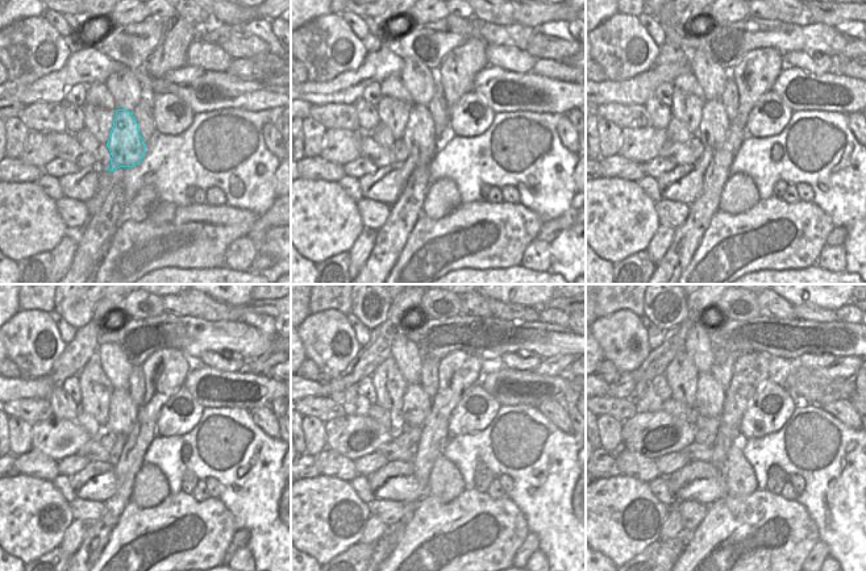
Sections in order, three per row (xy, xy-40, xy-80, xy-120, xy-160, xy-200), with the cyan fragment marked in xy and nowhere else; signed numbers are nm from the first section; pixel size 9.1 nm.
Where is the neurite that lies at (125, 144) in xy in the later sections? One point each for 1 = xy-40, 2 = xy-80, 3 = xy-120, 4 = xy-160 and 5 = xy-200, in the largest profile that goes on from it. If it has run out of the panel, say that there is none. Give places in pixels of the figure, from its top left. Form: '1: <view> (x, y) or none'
1: xy-40 (421, 141)
2: xy-80 (712, 130)
3: xy-120 (123, 411)
4: xy-160 (416, 404)
5: xy-200 (710, 394)

